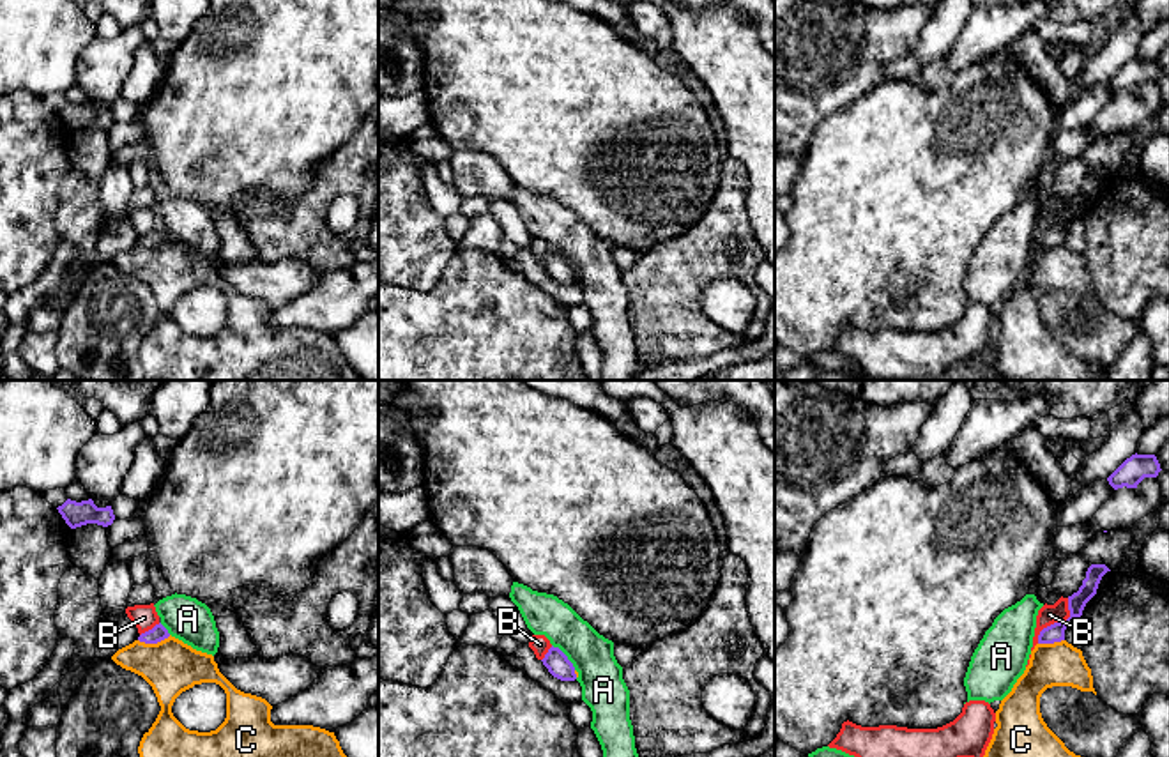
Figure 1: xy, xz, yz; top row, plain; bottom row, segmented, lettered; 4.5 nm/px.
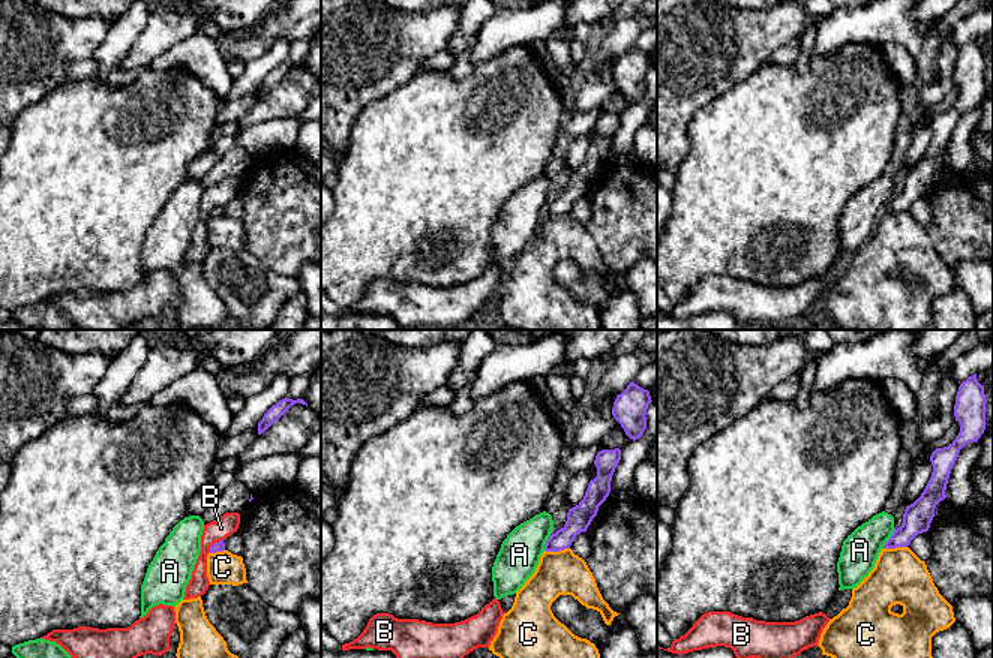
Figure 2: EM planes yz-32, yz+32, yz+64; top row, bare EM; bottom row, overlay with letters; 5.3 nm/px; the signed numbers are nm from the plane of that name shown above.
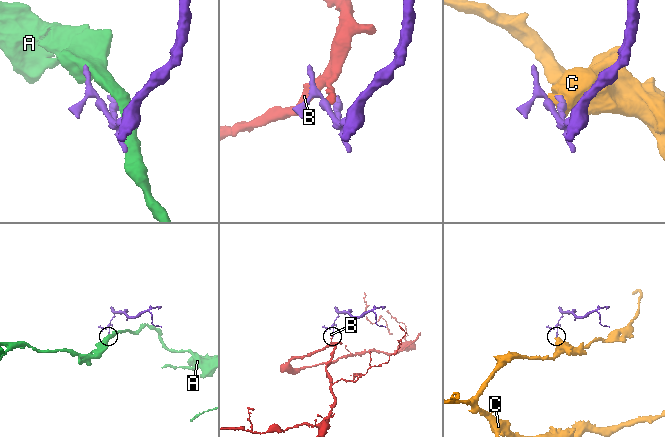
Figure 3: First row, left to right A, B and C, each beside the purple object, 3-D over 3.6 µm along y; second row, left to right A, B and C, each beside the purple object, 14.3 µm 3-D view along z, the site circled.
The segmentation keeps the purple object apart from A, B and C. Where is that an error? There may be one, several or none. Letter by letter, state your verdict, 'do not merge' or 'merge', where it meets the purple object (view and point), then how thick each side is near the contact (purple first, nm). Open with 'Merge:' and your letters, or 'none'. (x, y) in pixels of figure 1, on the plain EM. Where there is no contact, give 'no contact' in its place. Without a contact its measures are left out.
Merge: none
A: do not merge; meets purple in xz at (566, 260); 110 nm thick on the purple side, 200 nm on the other
B: do not merge; meets purple in yz at (1060, 225); 80 nm thick on the purple side, 90 nm on the other
C: do not merge; meets purple in xy at (154, 246); 70 nm thick on the purple side, 240 nm on the other

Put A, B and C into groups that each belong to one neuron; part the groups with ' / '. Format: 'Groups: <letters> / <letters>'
Groups: A / B / C

